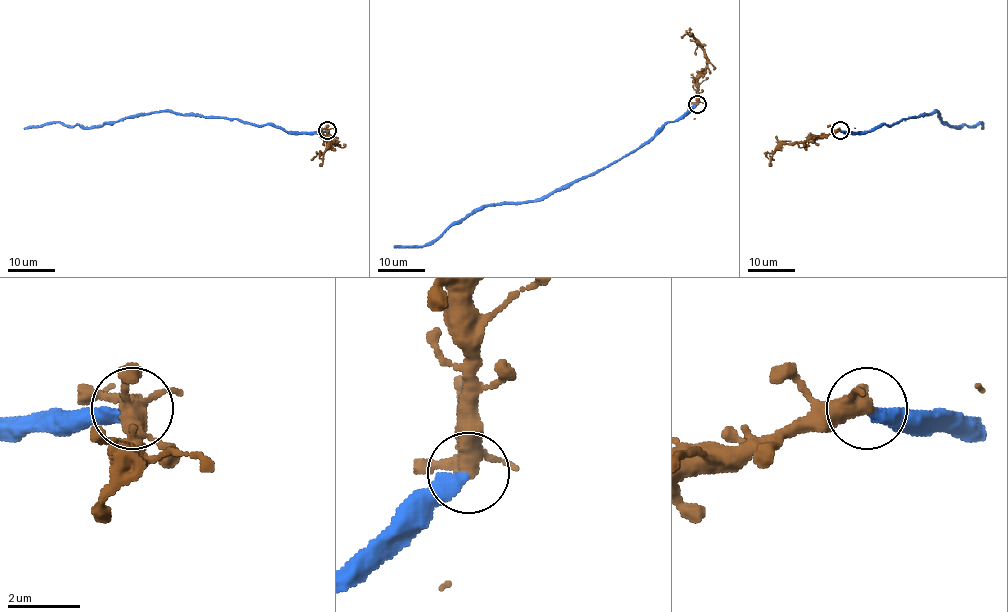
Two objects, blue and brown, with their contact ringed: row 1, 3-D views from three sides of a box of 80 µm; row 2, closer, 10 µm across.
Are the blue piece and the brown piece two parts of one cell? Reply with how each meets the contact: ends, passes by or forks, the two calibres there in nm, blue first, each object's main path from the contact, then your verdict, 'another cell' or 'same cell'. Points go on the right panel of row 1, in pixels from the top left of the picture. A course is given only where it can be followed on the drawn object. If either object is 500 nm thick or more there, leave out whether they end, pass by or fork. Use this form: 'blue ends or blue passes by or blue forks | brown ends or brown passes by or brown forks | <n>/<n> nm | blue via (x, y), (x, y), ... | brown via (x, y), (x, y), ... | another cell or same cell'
blue ends | brown forks | 360/360 nm | blue via (839, 131), (869, 132), (901, 119), (937, 112), (944, 122), (955, 127), (977, 122), (983, 129) | brown via (839, 131), (810, 137), (801, 143), (786, 143), (769, 154), (774, 160) | another cell

